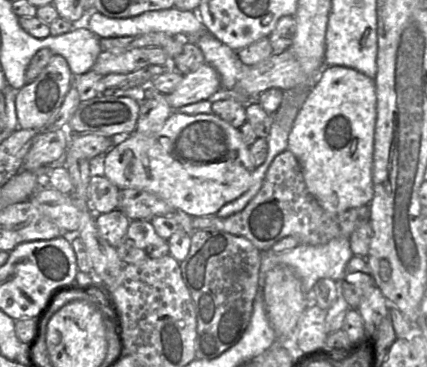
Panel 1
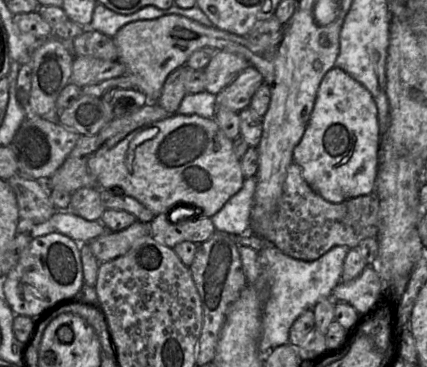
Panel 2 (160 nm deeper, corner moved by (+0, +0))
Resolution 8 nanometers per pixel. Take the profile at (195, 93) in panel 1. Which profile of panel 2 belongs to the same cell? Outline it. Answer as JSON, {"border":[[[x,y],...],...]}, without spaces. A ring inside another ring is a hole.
{"border":[[[218,50],[204,68],[205,91],[217,95],[250,63],[241,55]]]}

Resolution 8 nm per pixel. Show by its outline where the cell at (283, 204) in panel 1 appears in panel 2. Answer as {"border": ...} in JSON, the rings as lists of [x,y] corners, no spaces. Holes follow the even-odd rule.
{"border":[[[292,162],[276,209],[266,220],[251,222],[251,232],[292,258],[313,261],[335,246],[356,248],[365,238],[376,237],[378,211],[379,199],[375,192],[341,203],[325,200],[308,185],[299,166]]]}

